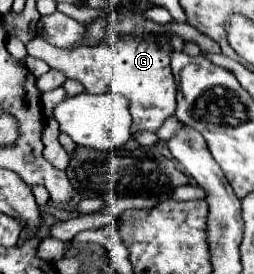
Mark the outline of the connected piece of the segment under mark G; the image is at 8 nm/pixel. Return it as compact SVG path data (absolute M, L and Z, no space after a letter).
M119 33L117 35L117 43L109 45L109 43L99 43L95 47L81 47L81 49L60 49L52 46L47 41L34 37L27 43L27 53L33 57L39 57L43 61L49 63L49 67L61 69L69 79L77 79L87 93L119 93L123 97L127 97L129 101L129 113L133 117L133 133L135 131L155 131L159 129L159 125L175 113L175 81L173 81L173 73L171 73L171 39L173 33L143 33L143 35L135 35L135 33Z

